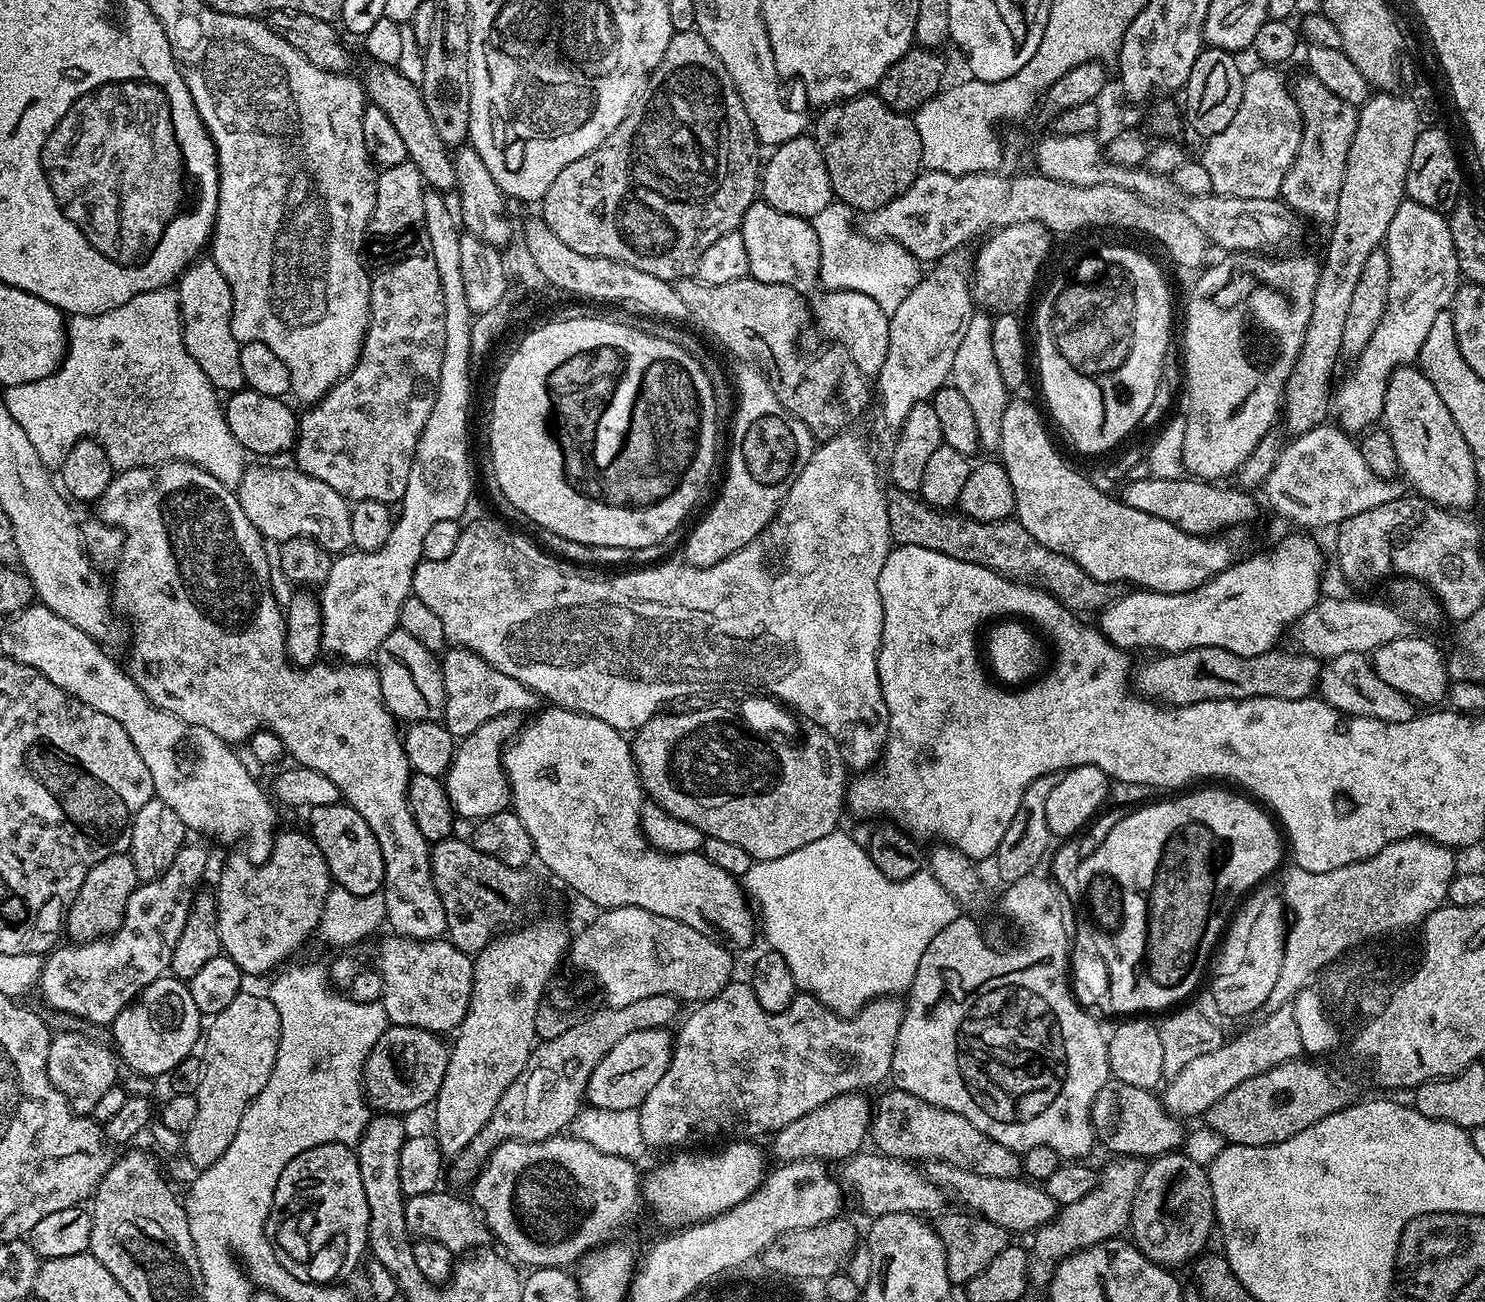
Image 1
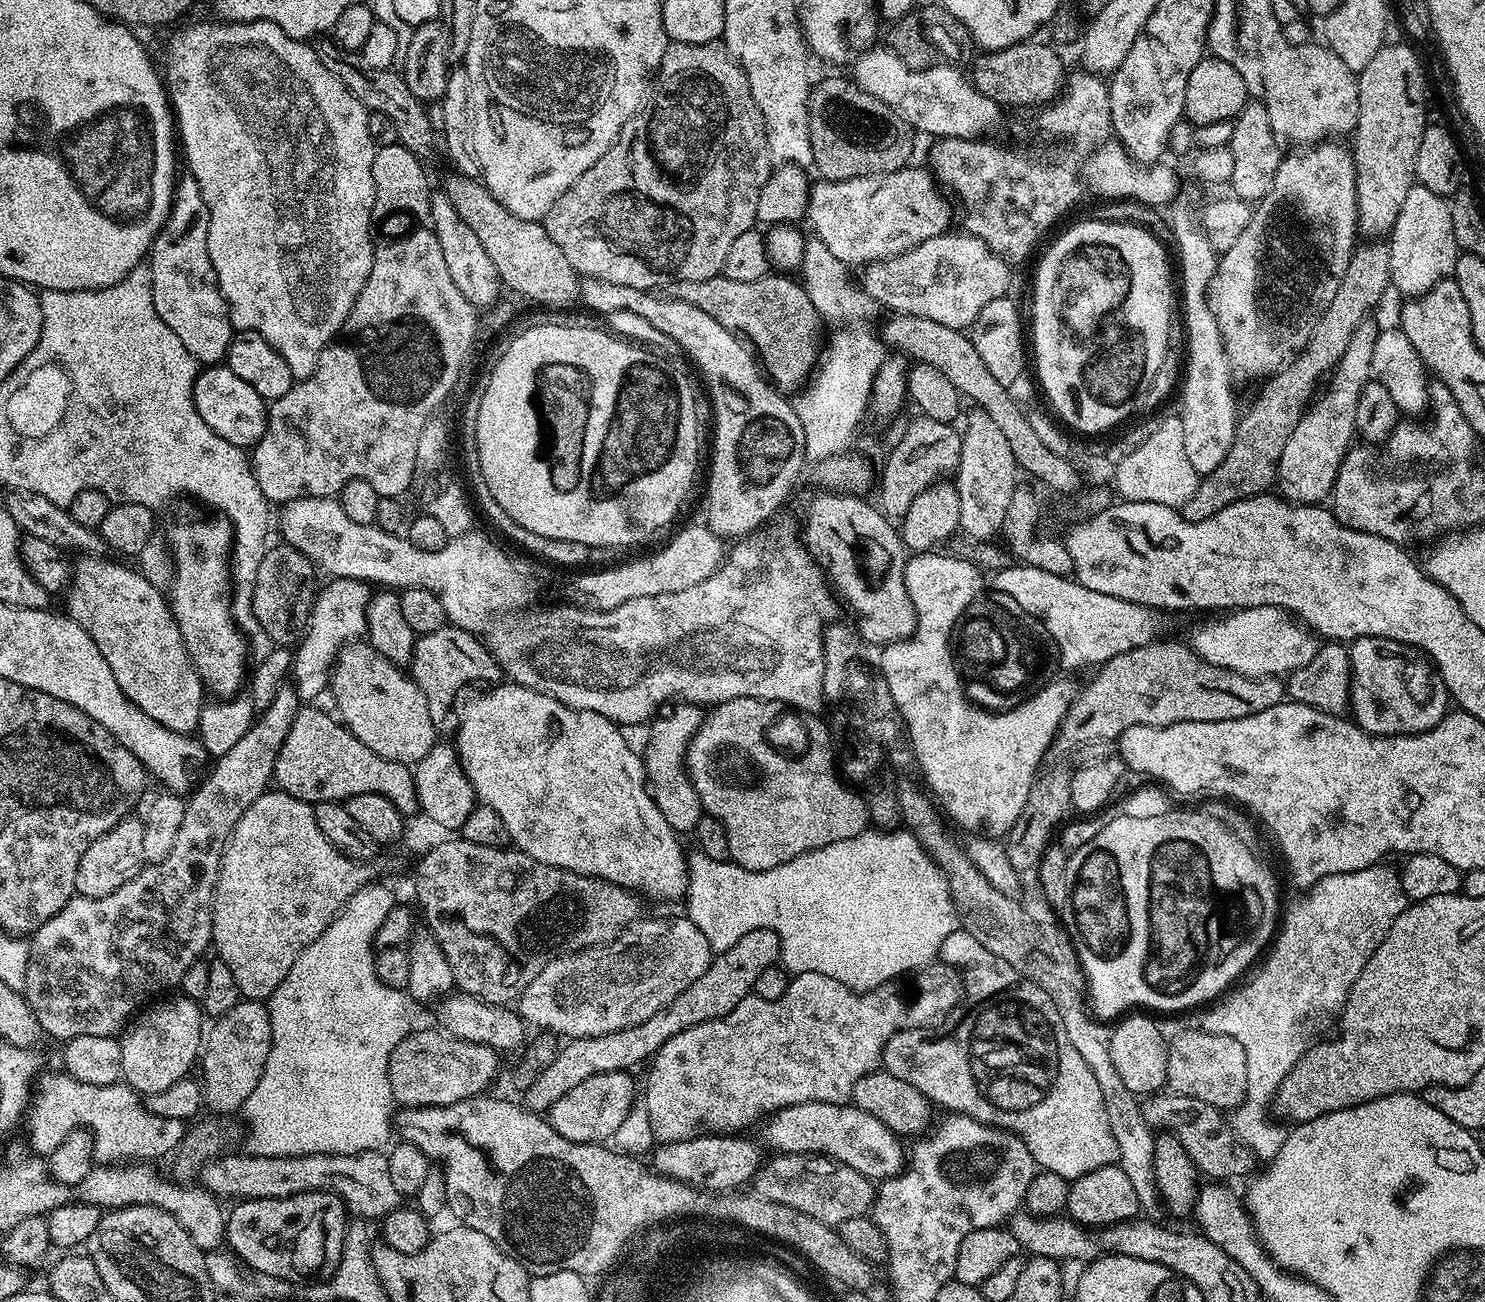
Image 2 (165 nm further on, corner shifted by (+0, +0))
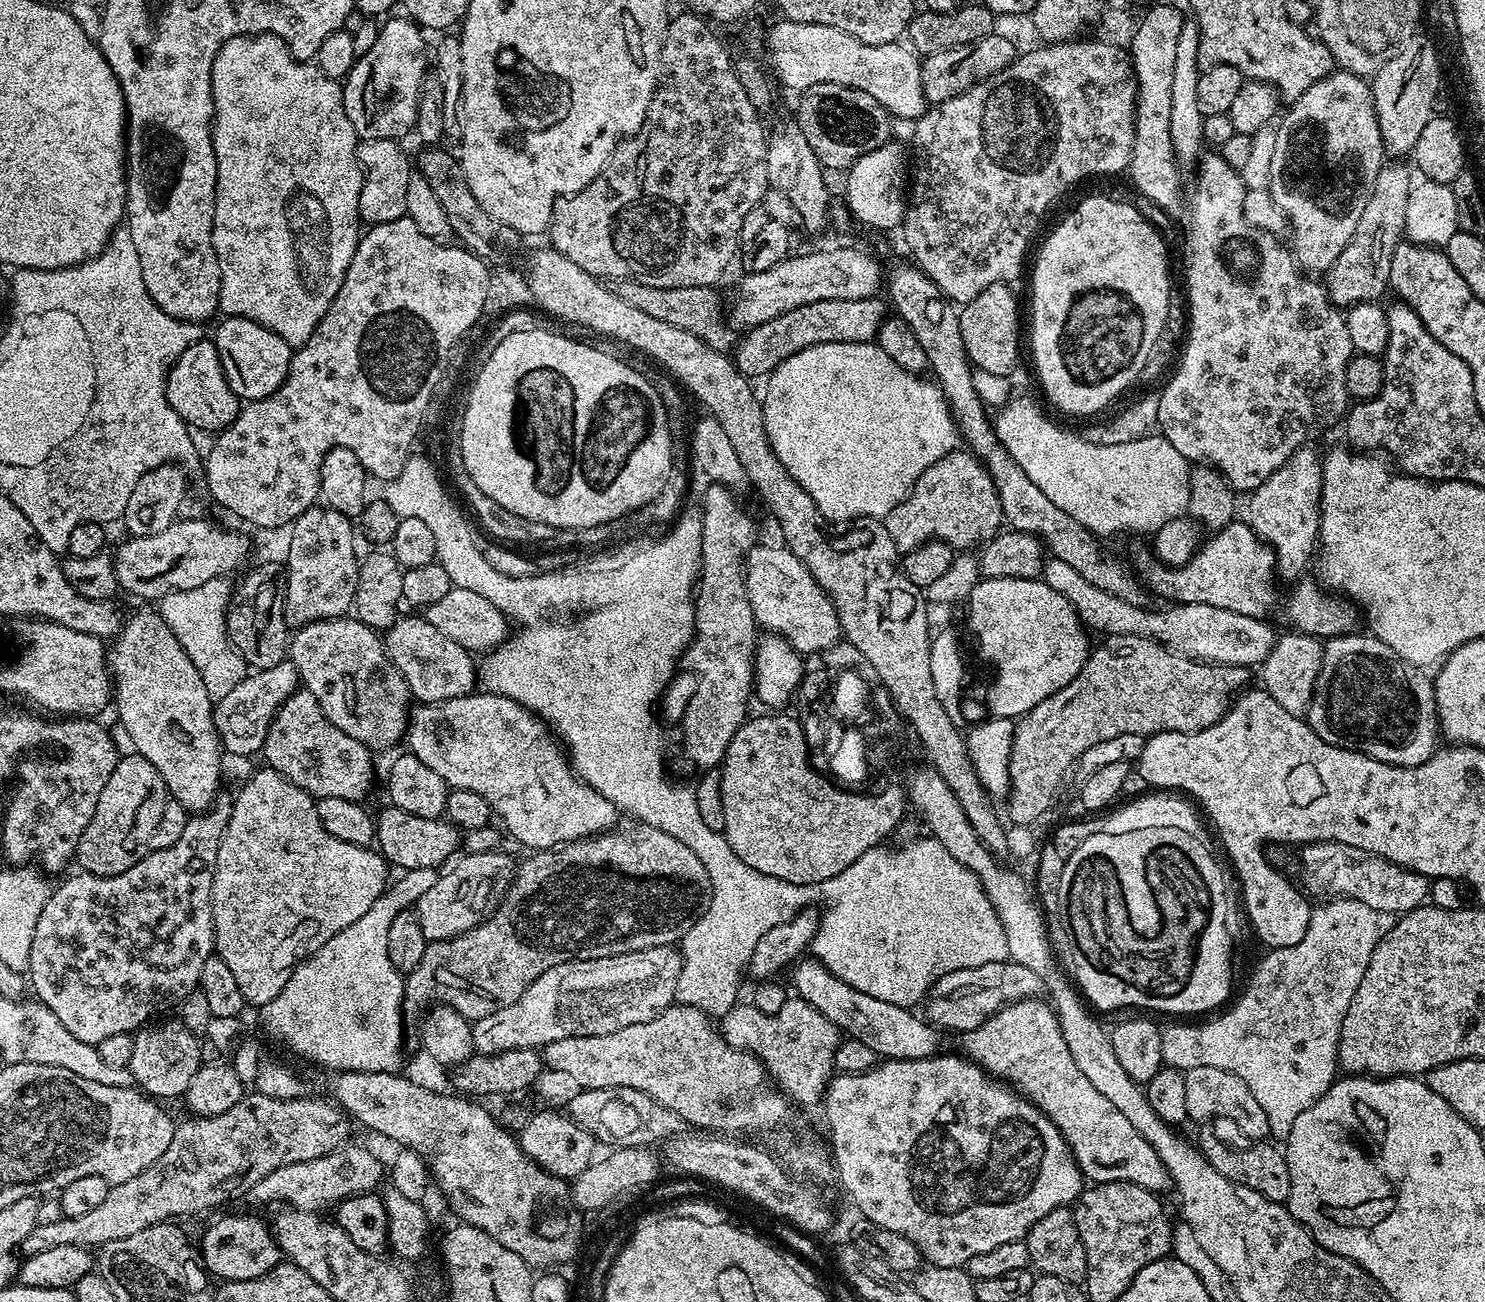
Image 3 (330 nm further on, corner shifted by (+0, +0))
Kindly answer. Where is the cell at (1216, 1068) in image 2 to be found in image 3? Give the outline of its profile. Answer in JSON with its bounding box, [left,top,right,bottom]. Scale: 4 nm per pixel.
[1183,1066,1269,1142]

